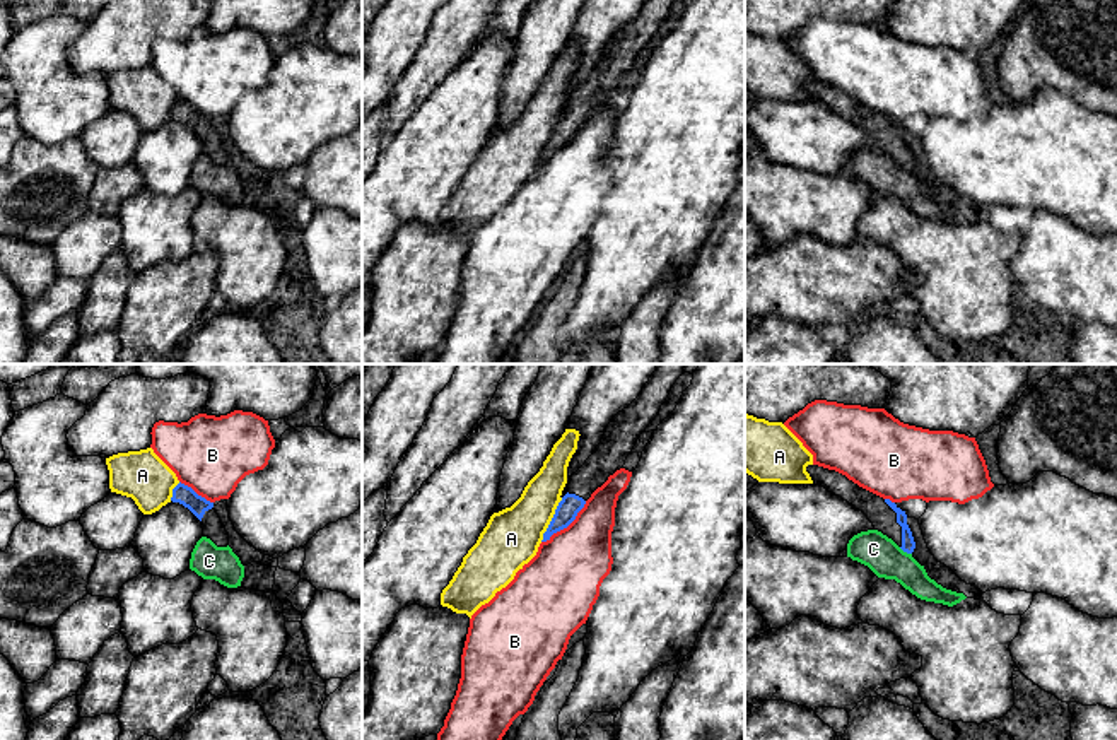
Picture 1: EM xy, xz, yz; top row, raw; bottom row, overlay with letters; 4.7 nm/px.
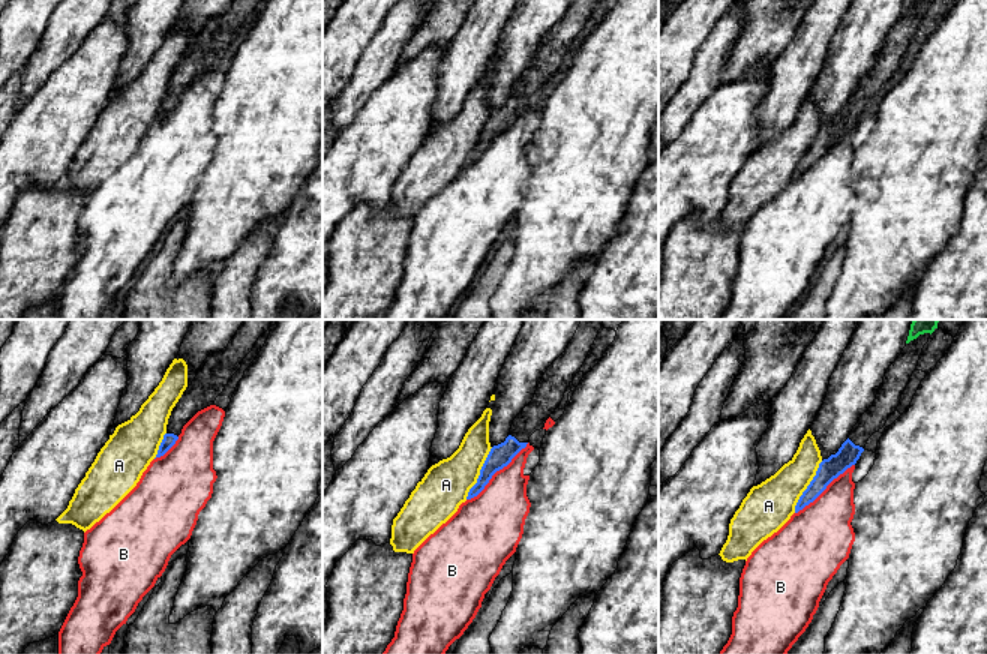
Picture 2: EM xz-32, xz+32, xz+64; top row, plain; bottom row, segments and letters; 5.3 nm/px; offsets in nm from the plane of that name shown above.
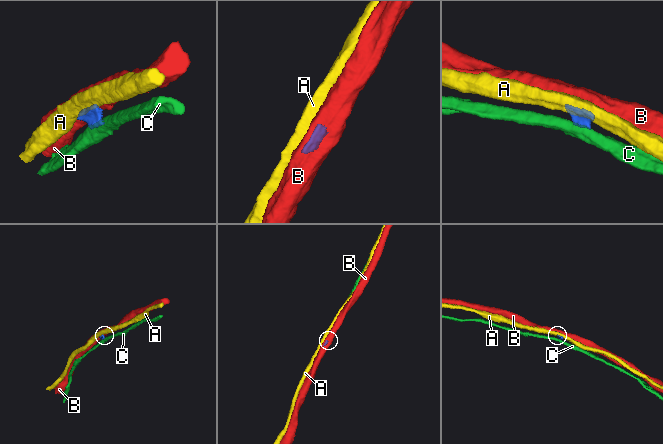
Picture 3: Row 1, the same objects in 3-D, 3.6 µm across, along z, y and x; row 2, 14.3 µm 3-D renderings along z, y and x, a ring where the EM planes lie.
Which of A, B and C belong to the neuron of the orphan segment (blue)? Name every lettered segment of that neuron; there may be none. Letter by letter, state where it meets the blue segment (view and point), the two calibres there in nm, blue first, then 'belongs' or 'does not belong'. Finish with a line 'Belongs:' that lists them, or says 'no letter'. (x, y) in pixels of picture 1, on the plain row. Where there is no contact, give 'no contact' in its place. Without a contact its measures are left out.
A: meets blue in xz at (552, 137); 100 nm thick on the blue side, 260 nm on the other; does not belong
B: meets blue in xz at (566, 144); 100 nm thick on the blue side, 360 nm on the other; does not belong
C: meets blue in yz at (906, 168); 60 nm thick on the blue side, 170 nm on the other; does not belong
Belongs: no letter

